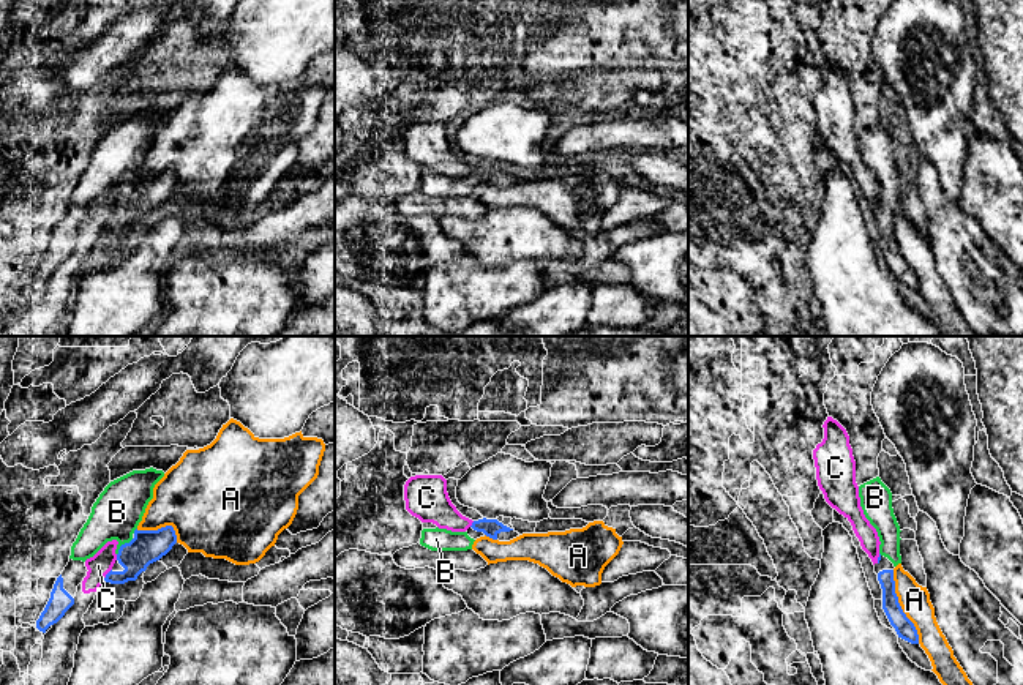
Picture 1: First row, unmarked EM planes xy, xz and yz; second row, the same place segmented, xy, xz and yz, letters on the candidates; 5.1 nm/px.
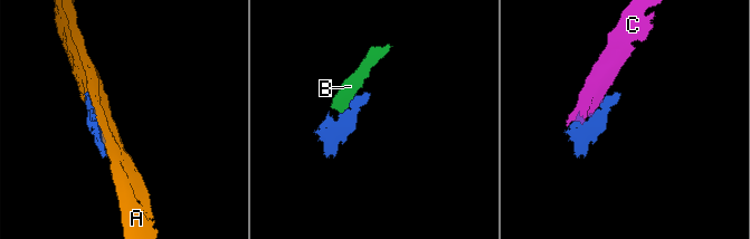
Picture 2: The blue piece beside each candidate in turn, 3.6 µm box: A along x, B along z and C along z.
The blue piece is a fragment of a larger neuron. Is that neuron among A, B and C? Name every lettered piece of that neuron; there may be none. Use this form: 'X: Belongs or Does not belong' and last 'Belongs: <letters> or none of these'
A: Does not belong
B: Belongs
C: Does not belong
Belongs: B

